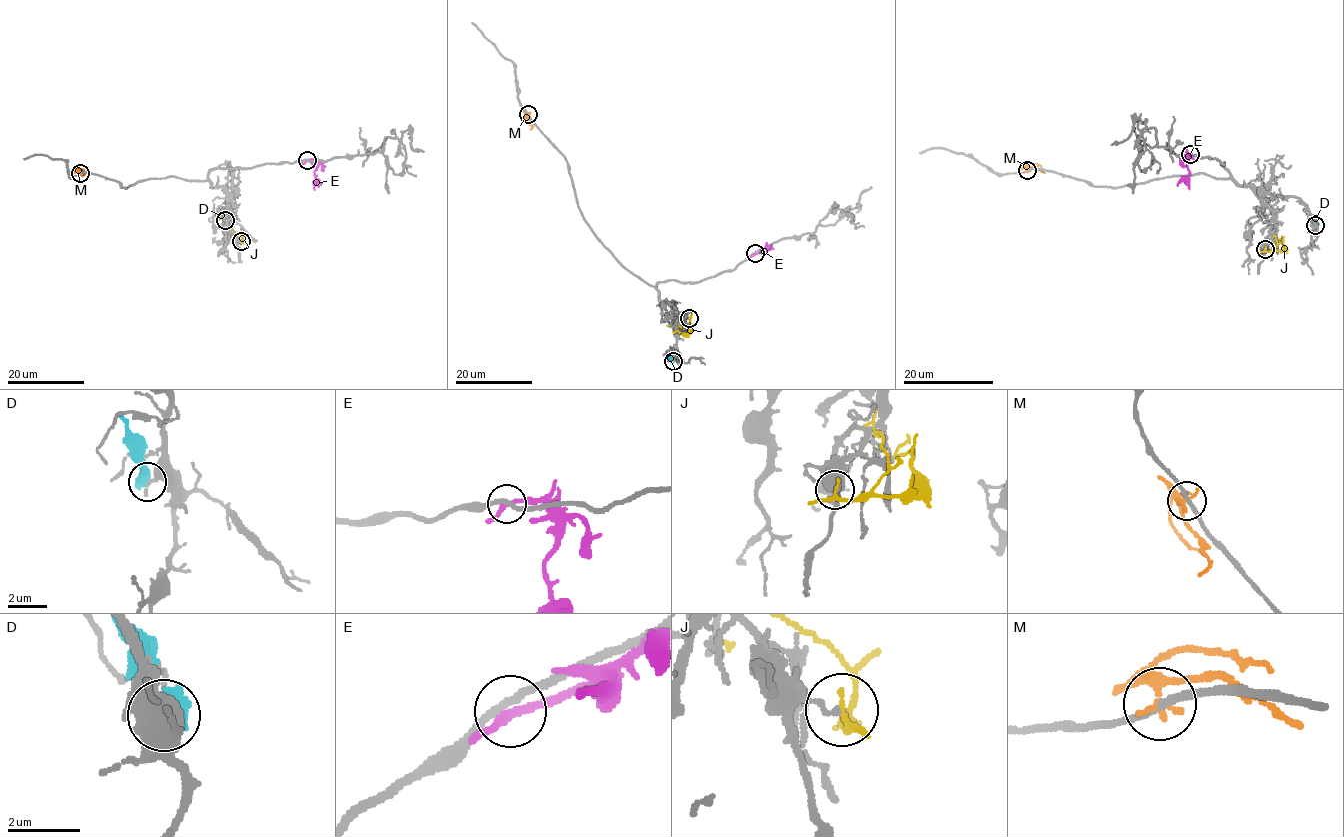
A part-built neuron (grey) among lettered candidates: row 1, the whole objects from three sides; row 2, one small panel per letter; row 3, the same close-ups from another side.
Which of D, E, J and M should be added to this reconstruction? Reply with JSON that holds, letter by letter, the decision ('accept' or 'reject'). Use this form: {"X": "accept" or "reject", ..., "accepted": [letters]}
{"D": "reject", "E": "reject", "J": "reject", "M": "reject", "accepted": []}

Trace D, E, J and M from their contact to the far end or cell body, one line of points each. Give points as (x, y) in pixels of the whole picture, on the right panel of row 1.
D: (1315, 225), (1307, 209)
E: (1190, 154), (1189, 174), (1176, 185)
J: (1265, 249), (1270, 251), (1277, 244), (1274, 220)
M: (1027, 170), (1027, 164), (1041, 166)

